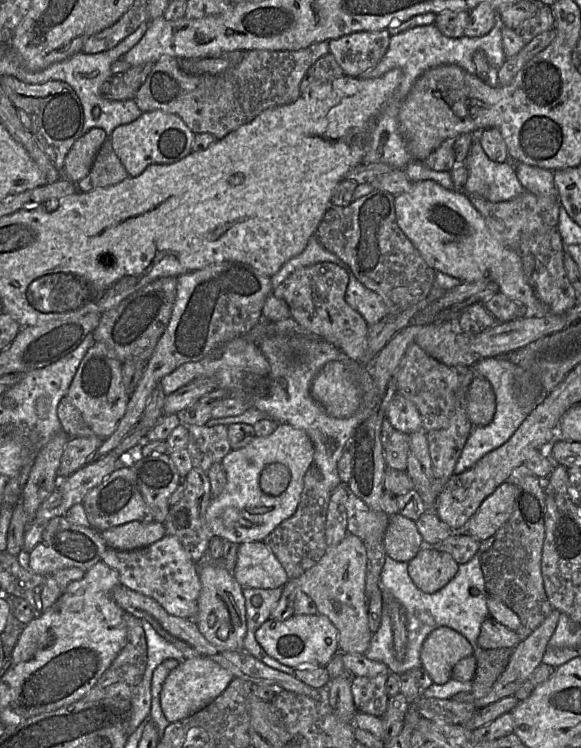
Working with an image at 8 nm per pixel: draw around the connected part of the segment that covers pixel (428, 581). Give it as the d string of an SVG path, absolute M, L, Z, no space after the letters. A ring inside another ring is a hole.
M424 545L408 562L408 573L414 584L425 593L435 593L457 574L459 564L448 553Z

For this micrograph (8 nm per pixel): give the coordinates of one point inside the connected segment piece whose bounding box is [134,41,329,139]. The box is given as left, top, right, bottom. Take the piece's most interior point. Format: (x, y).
(217, 104)

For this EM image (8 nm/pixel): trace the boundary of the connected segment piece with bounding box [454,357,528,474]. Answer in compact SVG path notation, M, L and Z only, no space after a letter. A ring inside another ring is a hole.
M507 357L482 358L473 366L476 375L487 379L491 383L496 397L496 411L491 423L483 427L472 427L455 465L455 474L460 474L471 468L484 455L507 442L527 417L528 412L520 405L515 392L515 380L513 376L515 368L517 366L511 363Z

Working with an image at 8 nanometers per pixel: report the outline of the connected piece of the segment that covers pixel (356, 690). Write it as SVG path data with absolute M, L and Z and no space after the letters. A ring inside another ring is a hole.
M388 674L374 677L356 676L352 680L351 691L359 712L382 717L386 712L388 694L386 681Z

